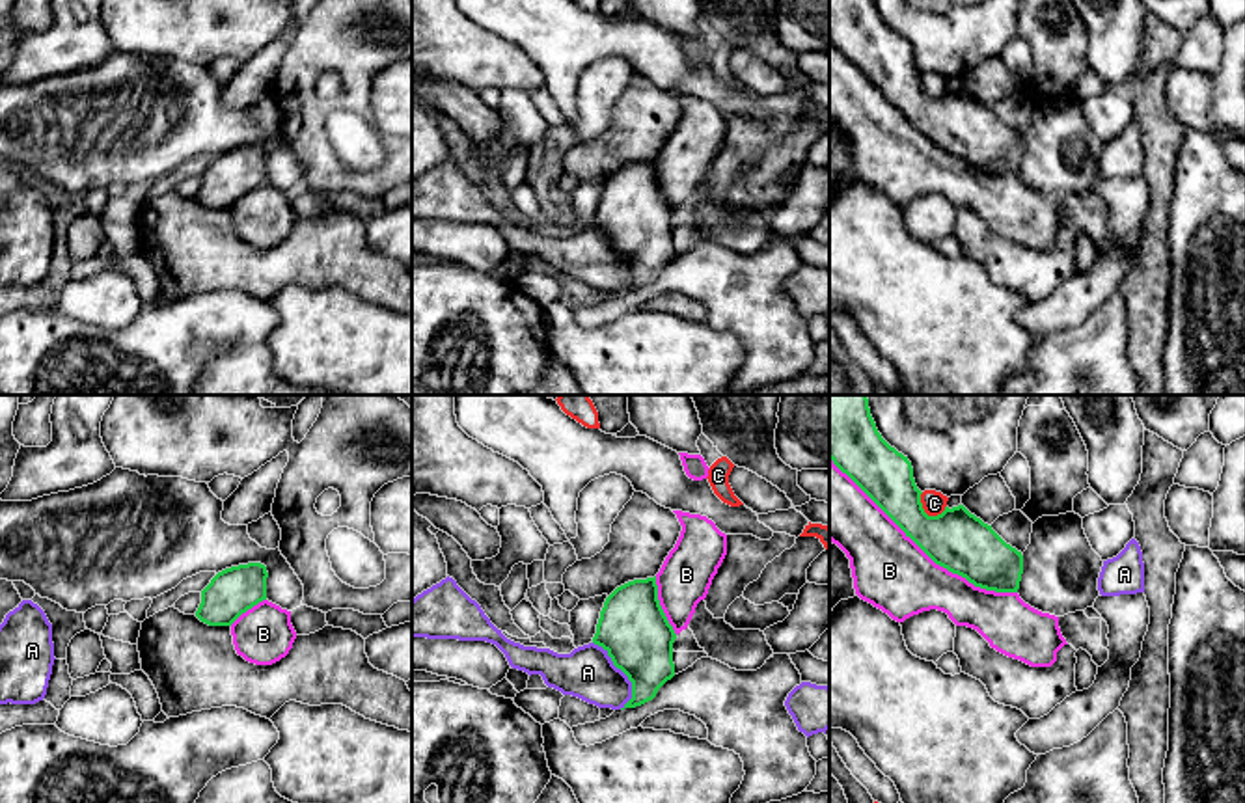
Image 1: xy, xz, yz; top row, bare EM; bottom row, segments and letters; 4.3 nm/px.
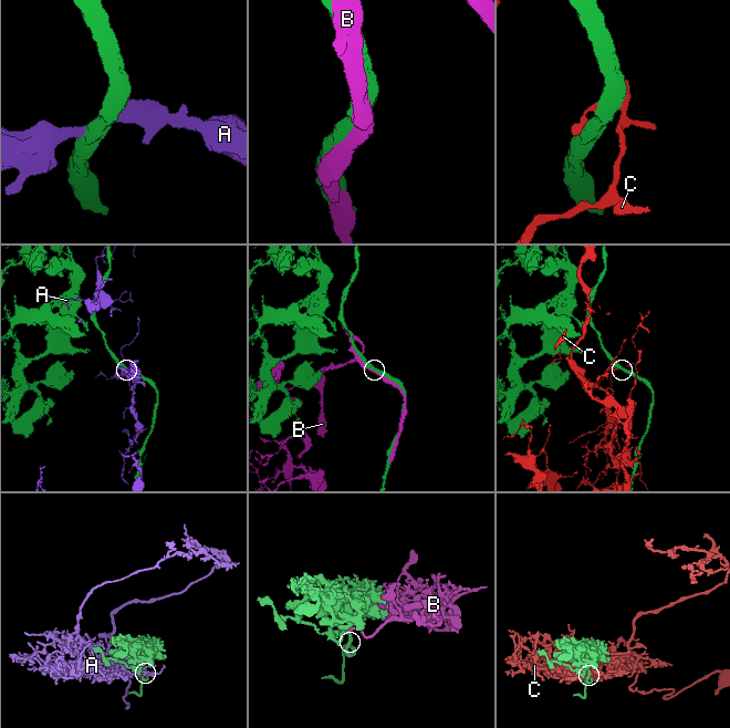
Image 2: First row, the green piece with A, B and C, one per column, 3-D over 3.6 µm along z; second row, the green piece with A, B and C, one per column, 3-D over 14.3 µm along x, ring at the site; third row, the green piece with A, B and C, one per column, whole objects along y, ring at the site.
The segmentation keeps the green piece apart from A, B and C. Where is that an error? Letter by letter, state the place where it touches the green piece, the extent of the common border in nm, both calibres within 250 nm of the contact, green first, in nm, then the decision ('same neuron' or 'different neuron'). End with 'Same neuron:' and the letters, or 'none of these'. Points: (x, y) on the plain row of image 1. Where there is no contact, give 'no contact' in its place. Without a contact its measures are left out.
A: meets green in xz at (625, 256); contact 320 nm long; 300 nm thick on the green side, 220 nm on the other; different neuron
B: meets green in yz at (923, 133); contact 1000 nm long; 260 nm thick on the green side, 320 nm on the other; same neuron
C: meets green in yz at (925, 95); contact 140 nm long; 260 nm thick on the green side, 100 nm on the other; different neuron
Same neuron: B

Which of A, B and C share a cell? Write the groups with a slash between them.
A / B / C

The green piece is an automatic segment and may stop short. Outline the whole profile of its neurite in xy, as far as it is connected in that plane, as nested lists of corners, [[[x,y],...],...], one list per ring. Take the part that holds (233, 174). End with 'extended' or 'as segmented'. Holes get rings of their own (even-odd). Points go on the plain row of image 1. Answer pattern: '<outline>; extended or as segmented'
[[[248,145],[218,155],[201,173],[196,199],[209,209],[229,209],[239,238],[272,248],[293,231],[291,194],[267,183],[267,149]]]; extended

